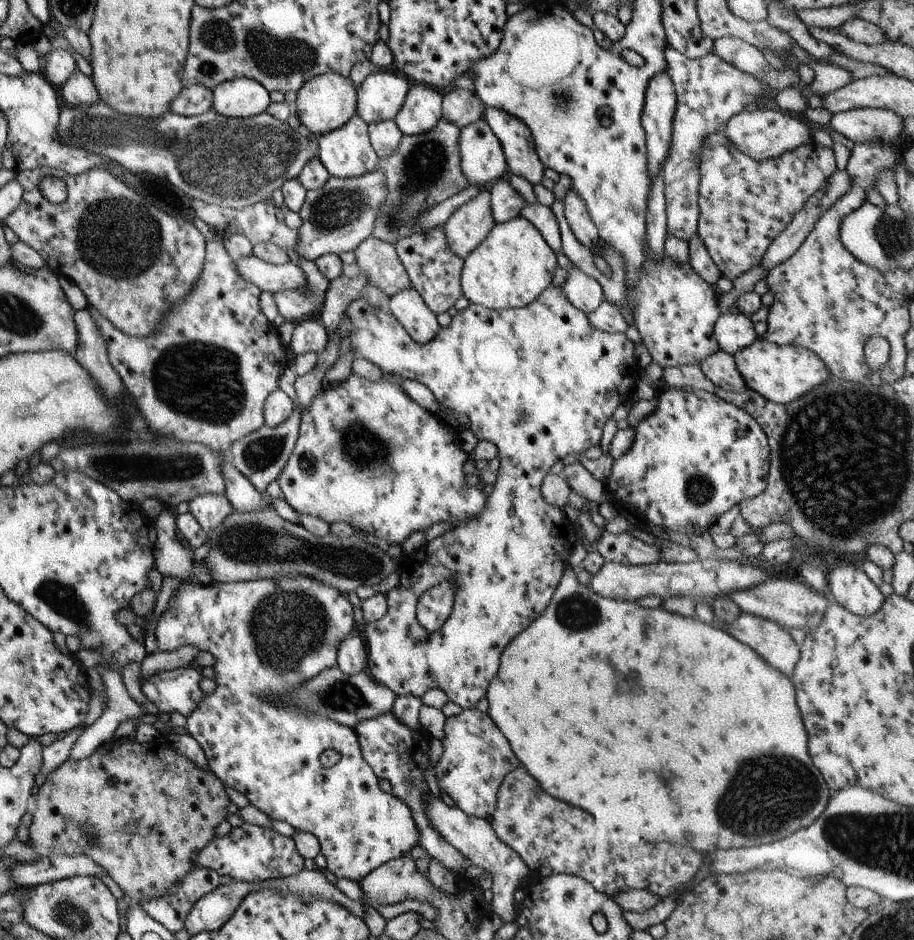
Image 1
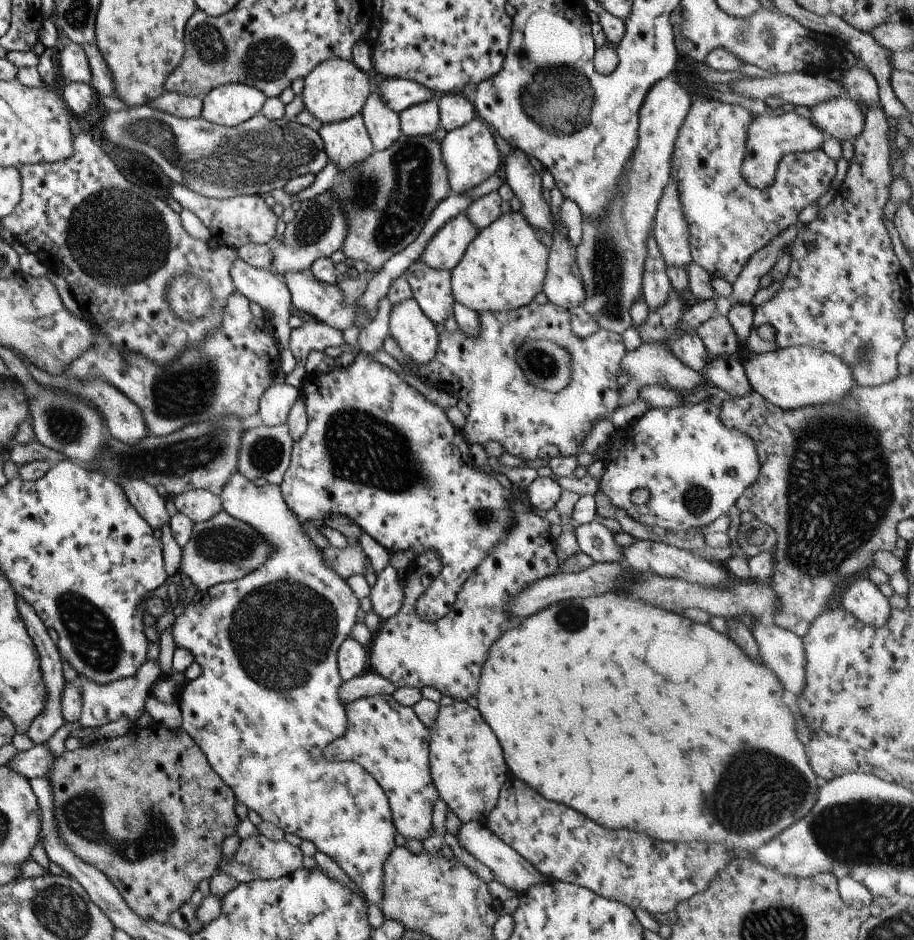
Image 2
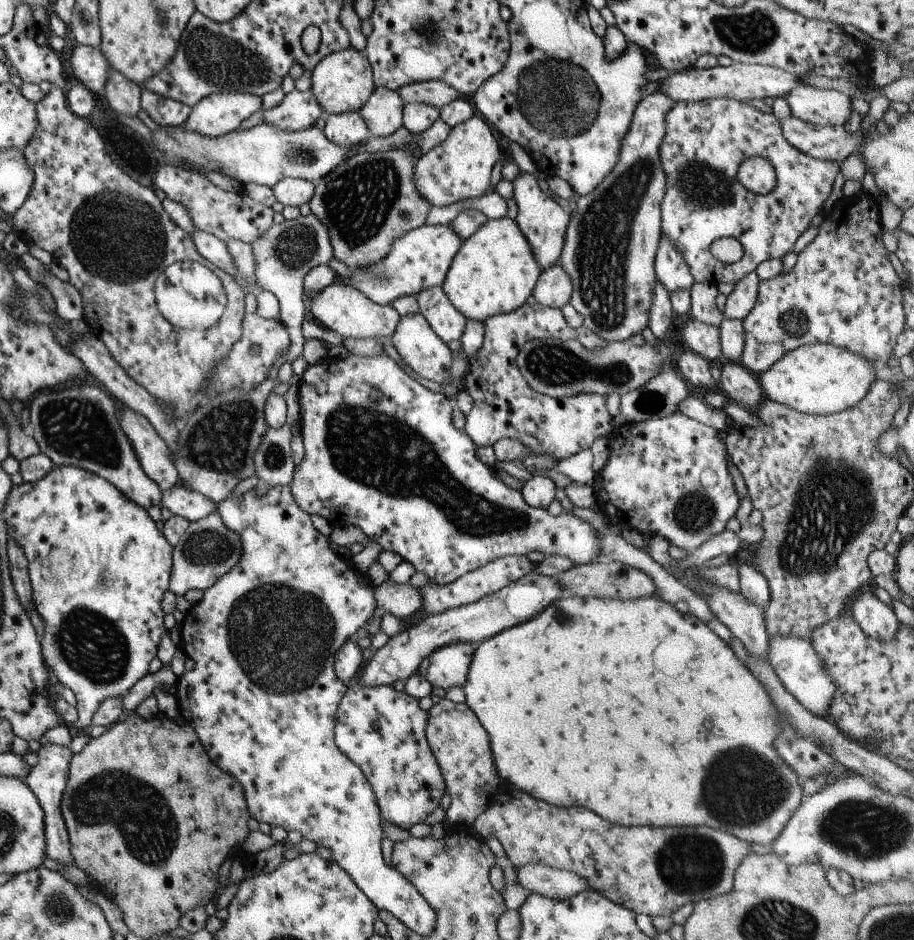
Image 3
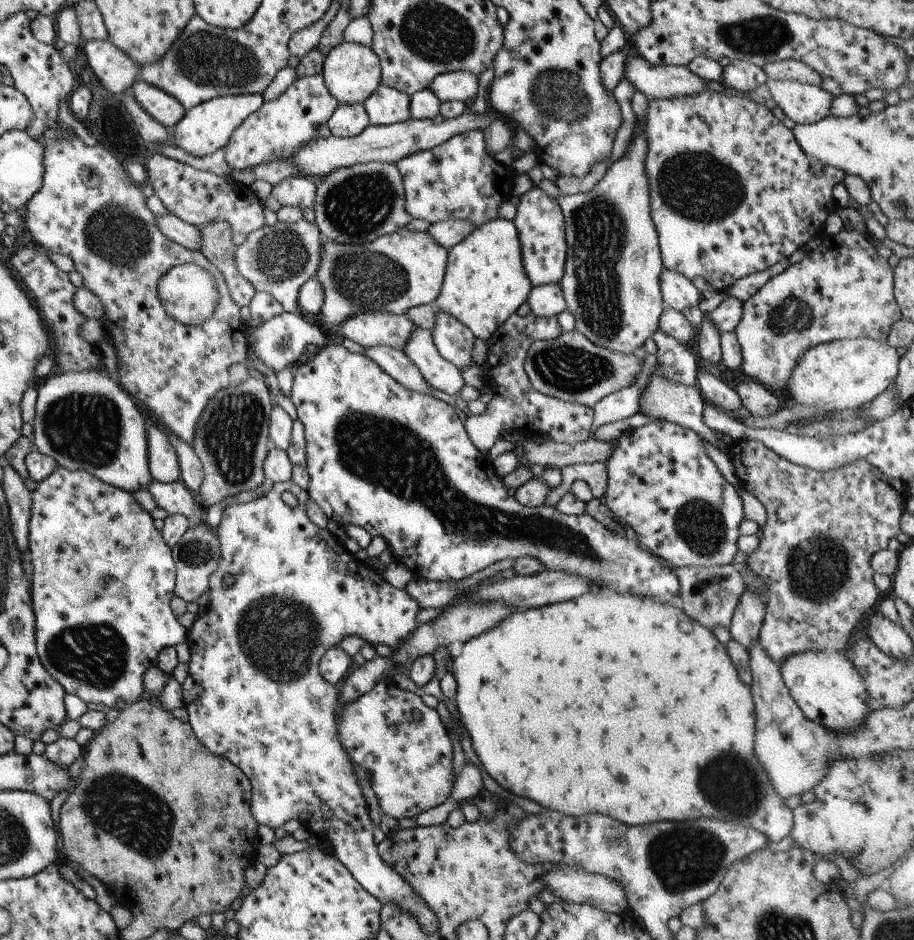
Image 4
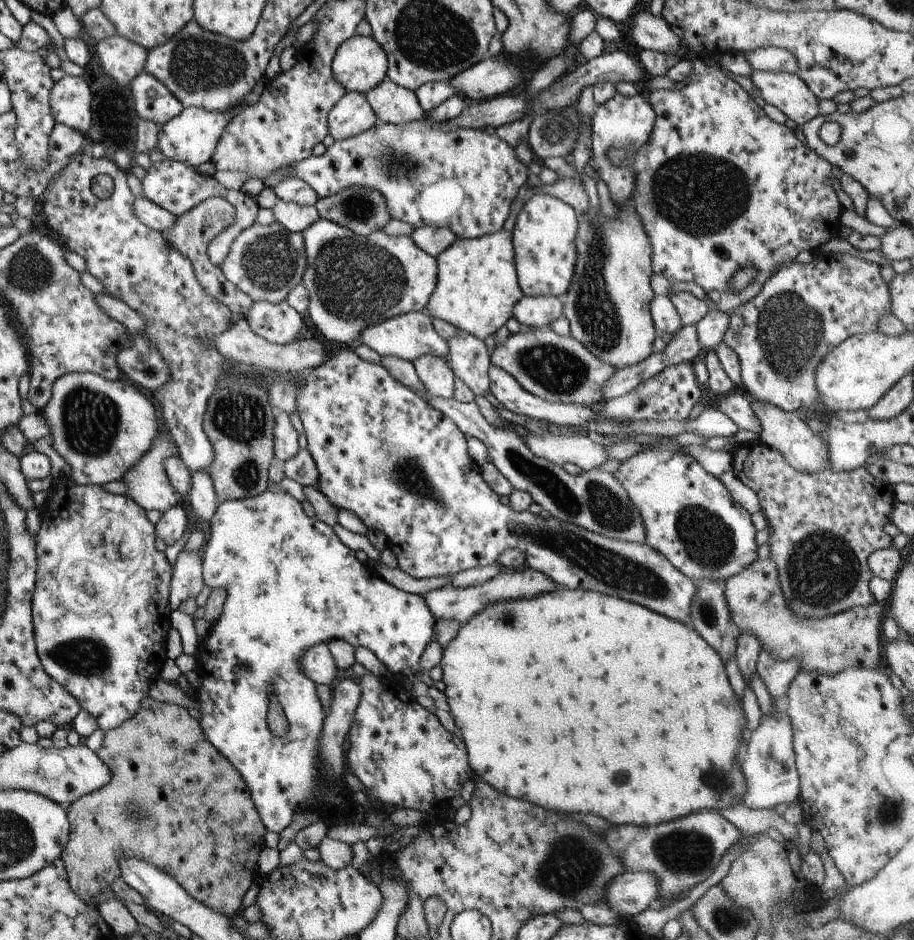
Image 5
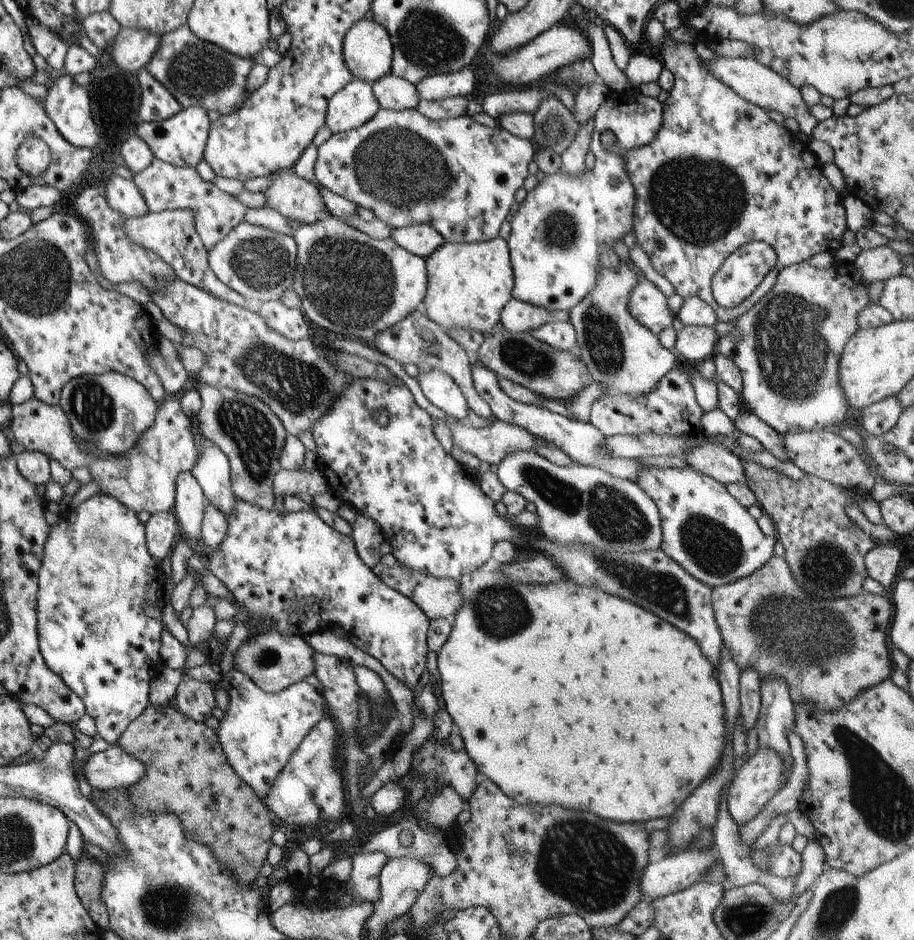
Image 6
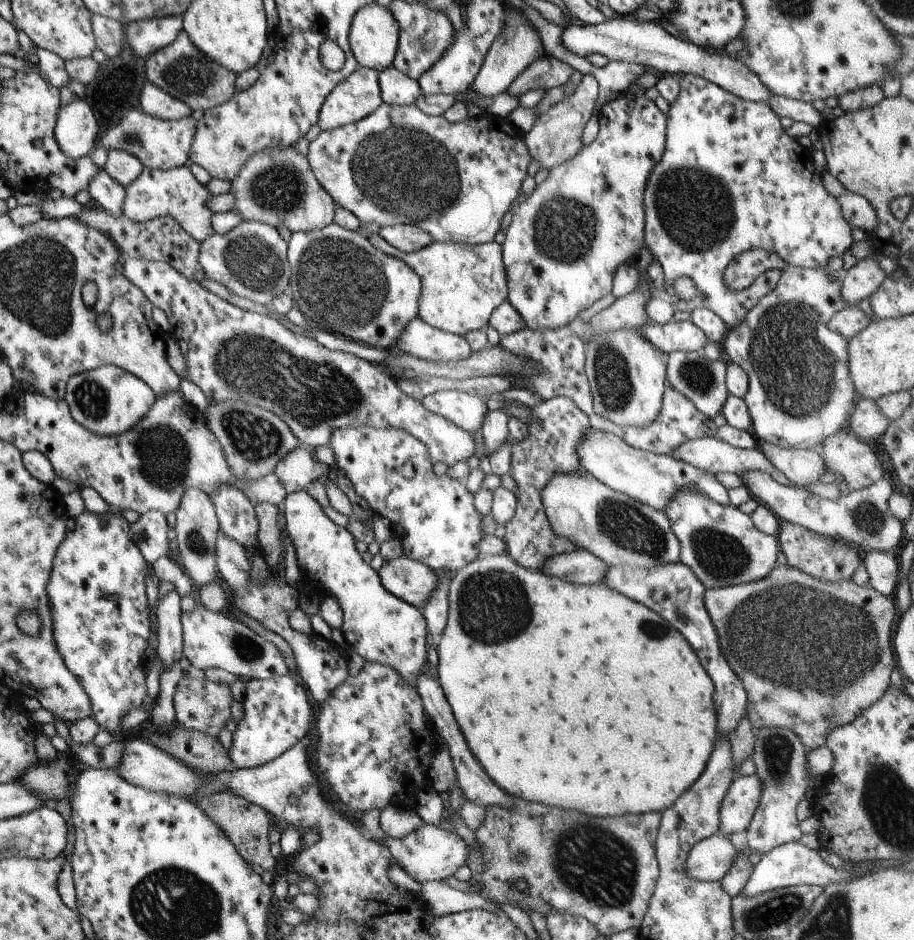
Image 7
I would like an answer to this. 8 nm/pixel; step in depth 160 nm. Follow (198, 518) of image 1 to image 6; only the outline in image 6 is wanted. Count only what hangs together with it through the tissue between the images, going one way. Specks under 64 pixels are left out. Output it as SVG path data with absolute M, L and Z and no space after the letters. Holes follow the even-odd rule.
M32 396L23 403L11 404L10 409L12 416L9 428L14 434L15 440L12 442L9 439L9 444L10 450L14 455L21 451L39 451L41 454L47 454L47 456L57 460L65 470L71 471L73 468L85 467L89 470L92 480L98 484L100 494L112 496L134 513L145 510L145 512L149 512L152 515L153 513L171 511L174 505L174 482L176 476L180 472L190 472L191 467L197 462L196 458L201 450L192 439L200 432L199 430L196 430L195 433L192 432L193 426L191 424L194 420L183 414L177 400L163 401L157 407L153 424L149 425L149 428L141 434L126 453L122 453L119 456L102 453L93 446L75 439L74 434L70 431L67 417L58 404L49 406L39 402Z

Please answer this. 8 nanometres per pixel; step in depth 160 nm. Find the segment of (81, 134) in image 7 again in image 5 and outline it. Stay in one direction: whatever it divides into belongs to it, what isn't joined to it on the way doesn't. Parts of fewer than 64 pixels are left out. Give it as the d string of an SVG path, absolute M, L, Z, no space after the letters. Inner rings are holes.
M64 75L54 82L48 100L55 123L86 133L91 122L92 92L81 77Z

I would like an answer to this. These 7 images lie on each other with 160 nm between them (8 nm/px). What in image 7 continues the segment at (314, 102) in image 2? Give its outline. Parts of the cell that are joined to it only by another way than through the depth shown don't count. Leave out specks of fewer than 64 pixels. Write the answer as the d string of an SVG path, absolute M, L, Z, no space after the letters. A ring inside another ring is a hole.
M375 2L362 6L354 15L348 30L348 43L354 59L360 67L382 71L392 66L397 43L398 26L387 7Z

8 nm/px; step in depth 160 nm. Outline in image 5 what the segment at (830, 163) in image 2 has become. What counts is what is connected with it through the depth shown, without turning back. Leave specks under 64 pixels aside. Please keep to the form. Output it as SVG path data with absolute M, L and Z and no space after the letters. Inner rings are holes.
M692 53L691 55L680 56L681 59L692 62L692 71L689 74L691 81L679 90L650 90L647 102L653 109L655 120L645 144L634 153L629 153L623 149L609 149L606 155L611 164L629 167L634 172L634 188L630 198L650 240L653 274L663 276L670 284L674 282L694 282L703 290L707 298L710 298L716 304L720 311L729 315L737 306L754 297L760 291L761 285L771 276L771 271L777 264L795 258L795 255L803 252L803 250L818 253L821 244L839 236L841 227L839 216L843 208L839 205L833 186L831 186L831 165L801 143L795 137L790 124L782 125L769 119L763 109L753 101L753 96L741 89L734 79L721 74L719 66L707 66L706 58L697 58ZM745 267L753 267L755 269L754 276L745 287L735 290L730 286L731 280L738 269L744 269Z

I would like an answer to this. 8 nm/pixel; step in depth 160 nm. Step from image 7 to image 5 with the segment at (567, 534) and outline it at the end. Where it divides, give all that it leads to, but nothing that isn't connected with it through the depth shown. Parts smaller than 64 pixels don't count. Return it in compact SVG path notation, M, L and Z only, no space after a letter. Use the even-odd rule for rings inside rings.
M382 356L380 365L393 380L423 395L426 403L453 421L463 434L481 440L485 445L495 468L511 483L514 489L527 491L532 502L547 510L550 516L564 523L573 523L585 530L630 543L644 542L644 528L641 517L629 500L625 489L607 471L591 469L577 476L571 476L560 466L536 457L528 446L510 429L496 429L489 425L479 413L473 401L460 403L453 397L446 399L430 395L418 379L412 362L396 356Z

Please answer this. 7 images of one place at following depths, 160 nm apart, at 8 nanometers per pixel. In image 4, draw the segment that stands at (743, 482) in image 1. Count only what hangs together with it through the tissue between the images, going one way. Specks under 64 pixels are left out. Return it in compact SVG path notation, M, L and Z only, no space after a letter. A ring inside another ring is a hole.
M657 419L623 432L605 463L606 488L600 500L621 526L635 532L642 547L671 564L671 569L729 565L737 552L738 527L744 519L741 500L706 456L701 440L689 428Z

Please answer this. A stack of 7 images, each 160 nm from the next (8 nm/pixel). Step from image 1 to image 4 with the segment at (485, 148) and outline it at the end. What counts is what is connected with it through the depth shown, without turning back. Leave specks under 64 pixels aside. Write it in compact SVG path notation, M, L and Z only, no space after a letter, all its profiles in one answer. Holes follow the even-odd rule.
M471 130L451 136L430 150L419 150L393 162L401 176L405 212L431 225L445 220L465 220L473 228L497 218L499 204L511 197L516 173L494 160L485 147L482 132Z

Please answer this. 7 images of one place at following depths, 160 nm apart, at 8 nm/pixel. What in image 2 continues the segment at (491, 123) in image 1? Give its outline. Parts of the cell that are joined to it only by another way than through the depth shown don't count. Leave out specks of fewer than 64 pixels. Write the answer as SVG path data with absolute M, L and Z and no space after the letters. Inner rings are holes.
M511 147L509 154L504 156L503 171L505 172L504 181L510 186L512 193L521 202L520 213L528 220L529 224L535 228L541 228L553 238L554 222L549 204L541 198L541 179L540 174L531 166L528 156L517 147Z

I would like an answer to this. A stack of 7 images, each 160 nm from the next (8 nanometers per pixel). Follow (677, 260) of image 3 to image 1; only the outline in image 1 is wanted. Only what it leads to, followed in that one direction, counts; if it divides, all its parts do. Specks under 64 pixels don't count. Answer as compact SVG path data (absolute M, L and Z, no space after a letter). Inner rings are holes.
M665 46L665 73L673 84L676 108L669 152L662 166L663 196L665 200L665 230L677 240L688 240L697 229L697 184L699 174L697 158L703 138L722 128L731 116L738 114L749 104L757 103L761 96L775 96L778 90L768 87L751 74L739 72L737 68L708 53L699 59L689 59Z

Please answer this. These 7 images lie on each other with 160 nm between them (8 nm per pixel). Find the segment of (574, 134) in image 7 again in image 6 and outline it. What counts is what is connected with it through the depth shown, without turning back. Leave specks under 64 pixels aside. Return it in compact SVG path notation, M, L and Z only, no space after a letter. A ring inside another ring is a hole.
M591 83L583 85L574 95L573 110L571 110L574 121L577 127L586 124L586 121L591 120L594 112L599 108L599 105L604 101L609 89L603 83Z

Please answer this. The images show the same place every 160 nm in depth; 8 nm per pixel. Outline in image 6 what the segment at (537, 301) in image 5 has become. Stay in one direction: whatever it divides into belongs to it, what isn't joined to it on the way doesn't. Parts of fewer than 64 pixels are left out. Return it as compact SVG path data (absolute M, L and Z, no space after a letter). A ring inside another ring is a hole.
M509 299L499 313L502 328L513 334L532 331L545 323L567 321L568 310L548 309L517 299Z

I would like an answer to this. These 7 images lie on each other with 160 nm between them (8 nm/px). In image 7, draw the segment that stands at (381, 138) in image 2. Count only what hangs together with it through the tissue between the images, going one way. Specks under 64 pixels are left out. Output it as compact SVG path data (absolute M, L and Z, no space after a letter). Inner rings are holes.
M387 67L377 75L380 99L390 105L410 105L422 93L418 82L399 72L395 67Z

